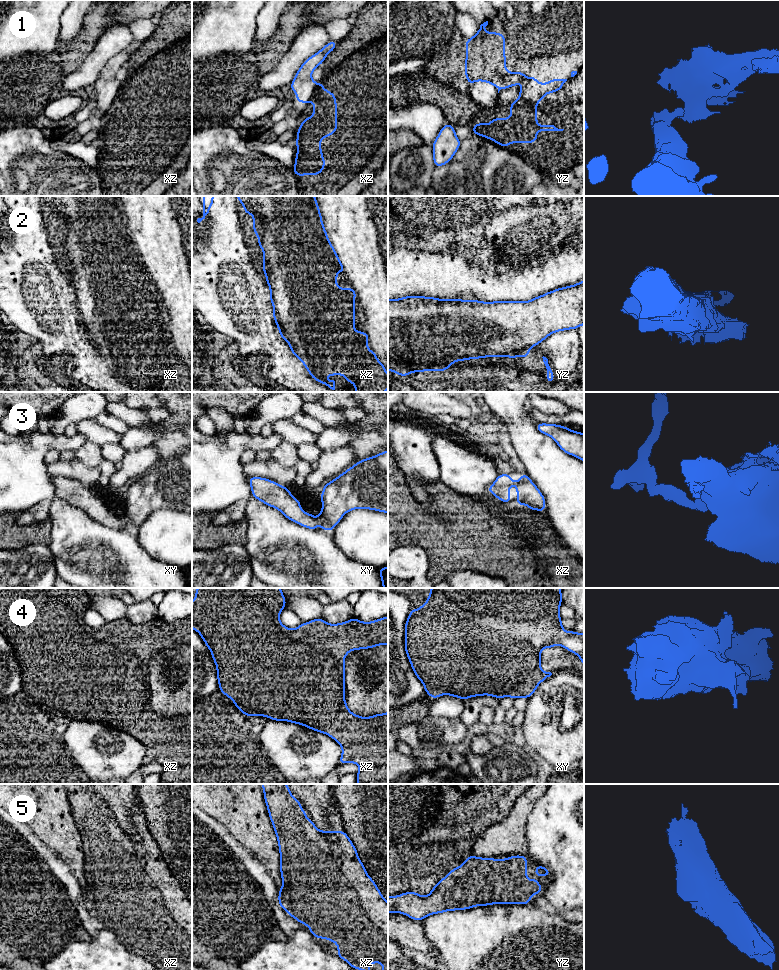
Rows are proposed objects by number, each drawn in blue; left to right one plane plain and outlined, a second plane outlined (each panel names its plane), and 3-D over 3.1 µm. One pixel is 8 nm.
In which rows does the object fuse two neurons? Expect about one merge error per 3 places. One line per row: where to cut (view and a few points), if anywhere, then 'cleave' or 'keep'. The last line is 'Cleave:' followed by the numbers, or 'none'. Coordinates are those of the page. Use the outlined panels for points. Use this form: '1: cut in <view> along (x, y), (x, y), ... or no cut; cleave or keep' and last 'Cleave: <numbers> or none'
1: cut in xz along (317, 84), (317, 92), (313, 101); cleave
2: no cut; keep
3: no cut; keep
4: no cut; keep
5: no cut; keep
Cleave: 1

